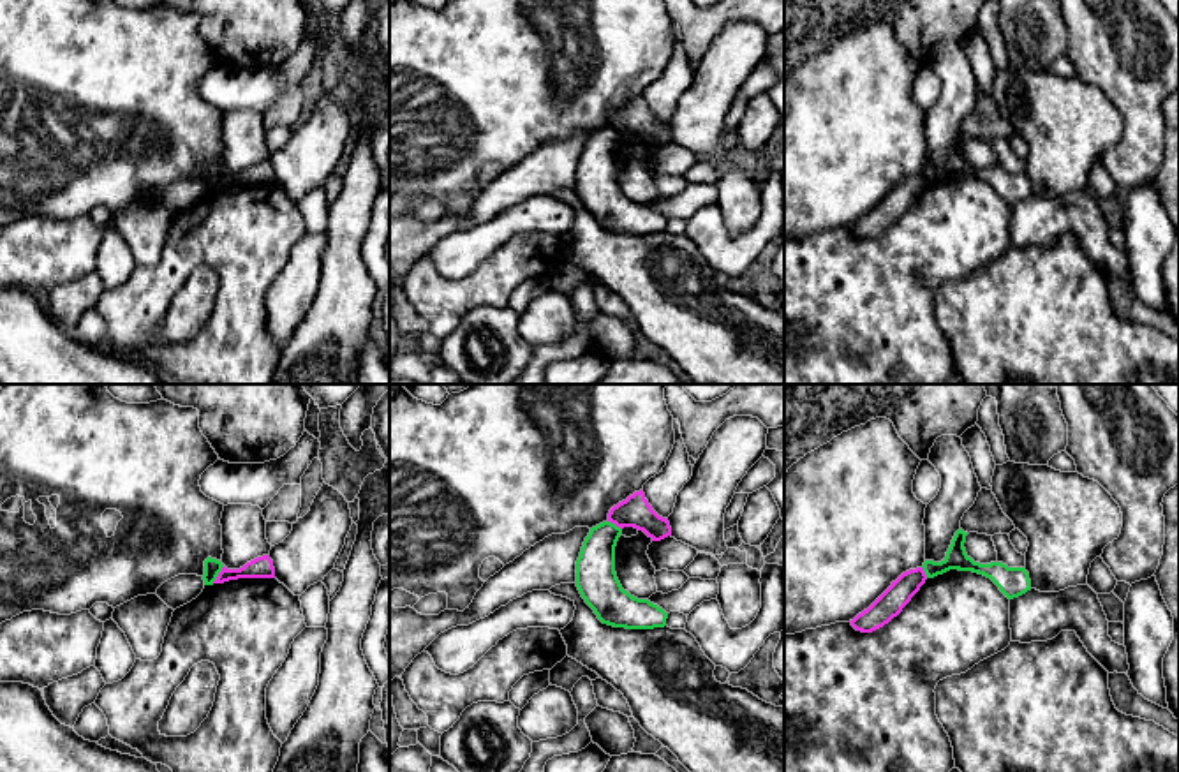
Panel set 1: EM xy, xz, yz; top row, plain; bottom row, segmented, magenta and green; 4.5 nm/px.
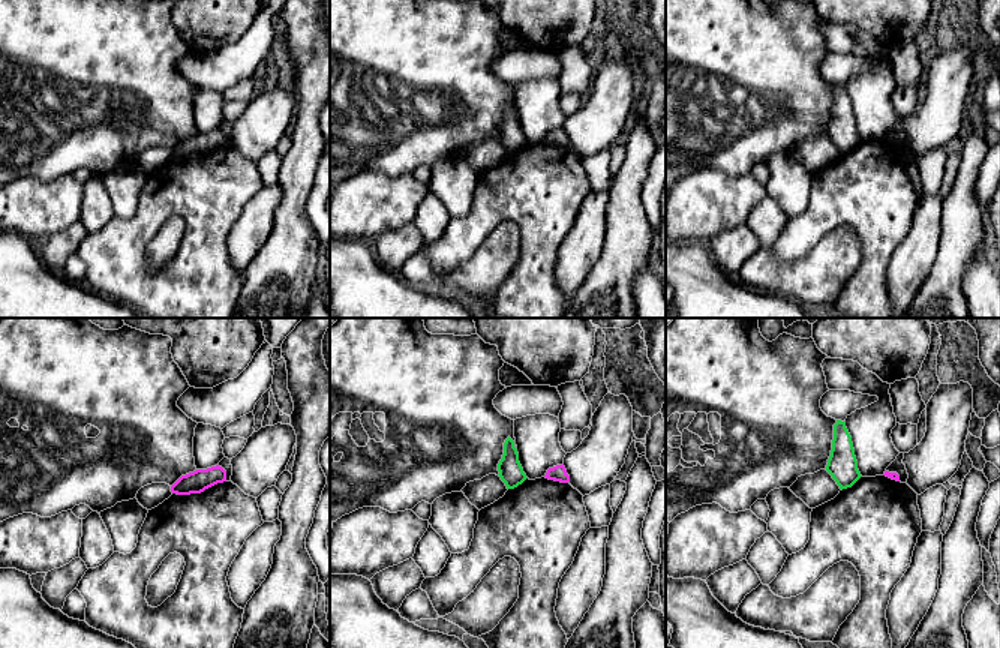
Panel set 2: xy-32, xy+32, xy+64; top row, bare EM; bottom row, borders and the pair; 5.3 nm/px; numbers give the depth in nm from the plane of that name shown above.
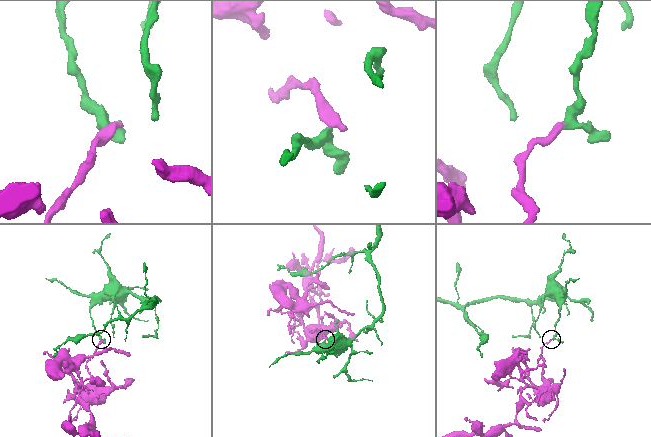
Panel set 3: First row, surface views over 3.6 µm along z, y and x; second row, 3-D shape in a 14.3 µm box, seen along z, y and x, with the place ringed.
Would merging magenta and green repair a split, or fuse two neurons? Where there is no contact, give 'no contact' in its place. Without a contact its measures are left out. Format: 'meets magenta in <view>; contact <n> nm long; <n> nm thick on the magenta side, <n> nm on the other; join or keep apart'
meets magenta in xy; contact 100 nm long; 100 nm thick on the magenta side, 80 nm on the other; keep apart

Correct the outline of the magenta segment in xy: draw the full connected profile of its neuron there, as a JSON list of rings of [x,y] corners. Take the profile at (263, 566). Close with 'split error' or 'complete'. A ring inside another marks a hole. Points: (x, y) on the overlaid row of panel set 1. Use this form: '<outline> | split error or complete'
[[[263,555],[247,562],[240,569],[227,569],[224,566],[213,583],[224,583],[238,578],[275,578],[273,560],[270,559],[270,555]]] | complete

